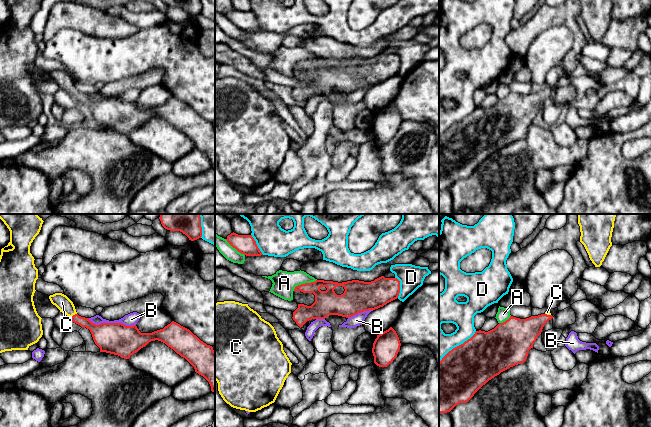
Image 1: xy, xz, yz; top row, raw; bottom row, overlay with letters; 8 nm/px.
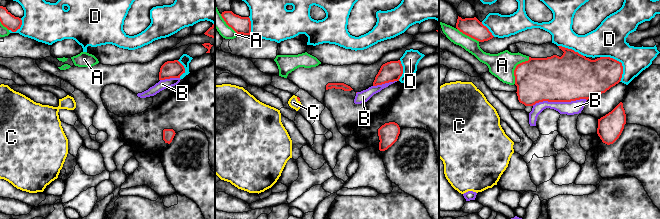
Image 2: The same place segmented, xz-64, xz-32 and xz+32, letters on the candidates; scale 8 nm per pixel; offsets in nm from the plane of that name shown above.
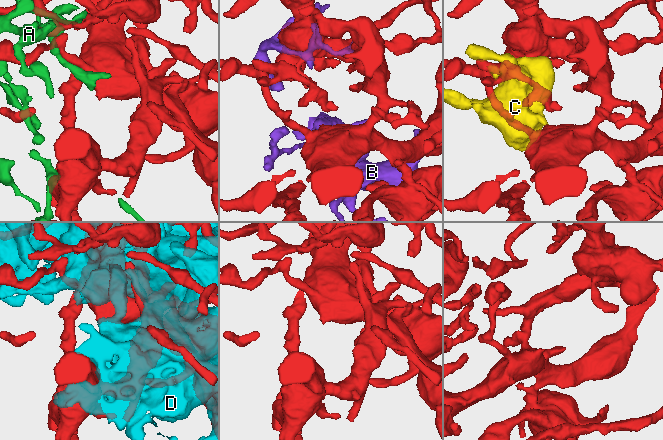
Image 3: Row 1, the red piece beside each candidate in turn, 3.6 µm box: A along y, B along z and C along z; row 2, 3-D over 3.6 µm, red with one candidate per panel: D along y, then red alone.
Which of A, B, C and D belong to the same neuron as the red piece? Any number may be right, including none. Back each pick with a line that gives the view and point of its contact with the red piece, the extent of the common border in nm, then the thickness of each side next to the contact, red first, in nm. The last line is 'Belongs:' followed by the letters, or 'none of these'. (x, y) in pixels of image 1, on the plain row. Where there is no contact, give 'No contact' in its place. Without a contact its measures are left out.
C: Touches red at xy (73, 91). Shared border 70 nm. Thickness 130 nm (red) against 120 nm
Belongs: C

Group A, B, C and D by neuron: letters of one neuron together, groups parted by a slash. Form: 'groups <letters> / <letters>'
groups A / B / C / D

